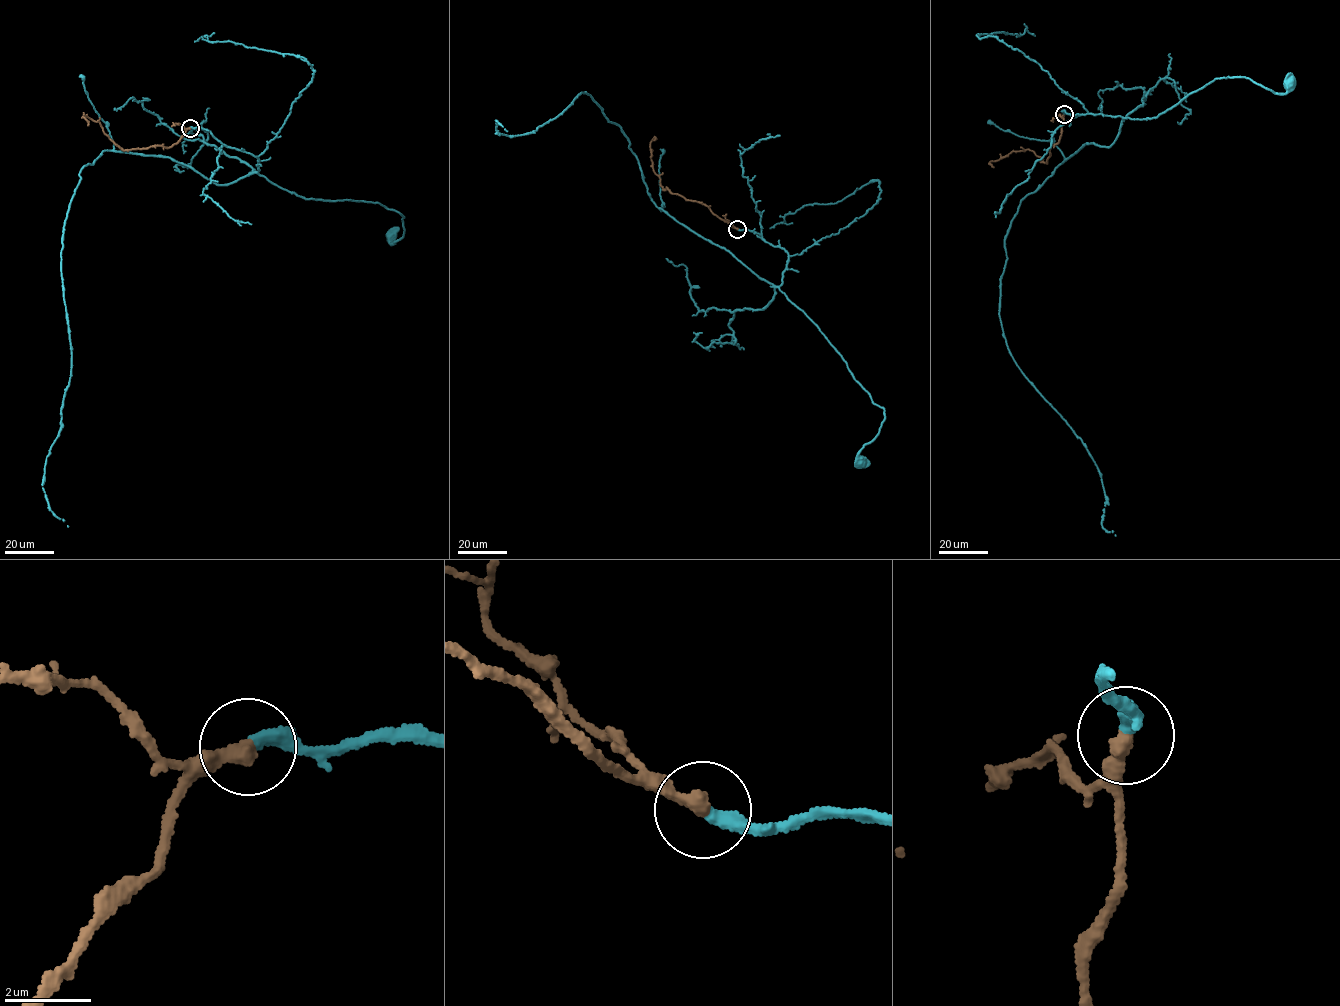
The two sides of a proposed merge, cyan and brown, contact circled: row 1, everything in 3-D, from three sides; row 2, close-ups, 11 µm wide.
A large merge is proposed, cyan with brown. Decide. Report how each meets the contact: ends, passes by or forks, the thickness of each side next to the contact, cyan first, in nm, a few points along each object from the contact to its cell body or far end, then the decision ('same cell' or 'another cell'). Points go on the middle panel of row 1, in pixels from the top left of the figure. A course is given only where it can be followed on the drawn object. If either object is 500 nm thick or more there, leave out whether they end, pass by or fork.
cyan ends there; brown ends there; 360 nm thick on the cyan side, 380 nm on the other; cyan runs (737, 229), (752, 231), (788, 253), (779, 289), (883, 408), (885, 419), (878, 435), (859, 452), (860, 461); brown runs (737, 229), (704, 204), (673, 194), (667, 187), (663, 189), (653, 170), (650, 146), (654, 137), (654, 140); same cell

